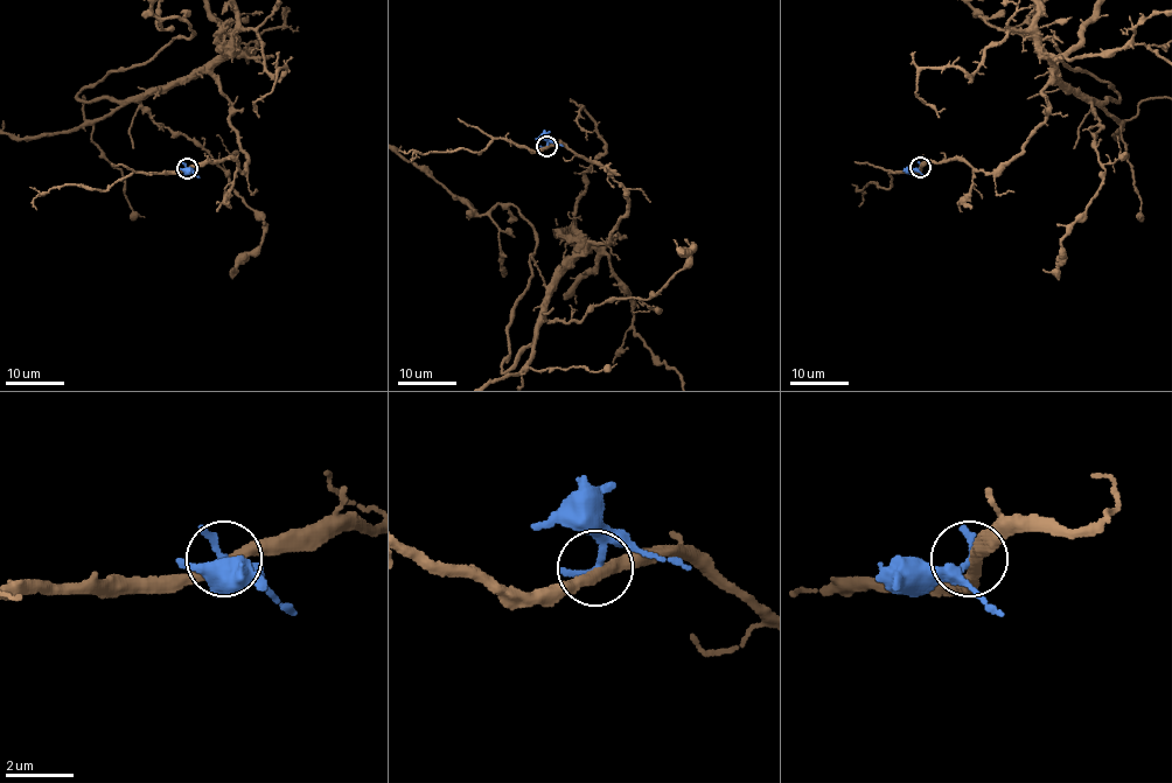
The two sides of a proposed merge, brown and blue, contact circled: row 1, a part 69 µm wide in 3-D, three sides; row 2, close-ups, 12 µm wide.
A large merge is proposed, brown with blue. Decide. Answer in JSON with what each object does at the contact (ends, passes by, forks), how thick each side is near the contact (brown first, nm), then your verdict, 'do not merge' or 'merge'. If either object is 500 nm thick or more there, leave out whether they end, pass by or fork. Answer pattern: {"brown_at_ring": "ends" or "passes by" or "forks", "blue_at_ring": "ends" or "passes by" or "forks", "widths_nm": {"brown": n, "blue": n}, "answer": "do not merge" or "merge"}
{"brown_at_ring": "passes by", "blue_at_ring": "ends", "widths_nm": {"brown": 320, "blue": 240}, "answer": "do not merge"}

